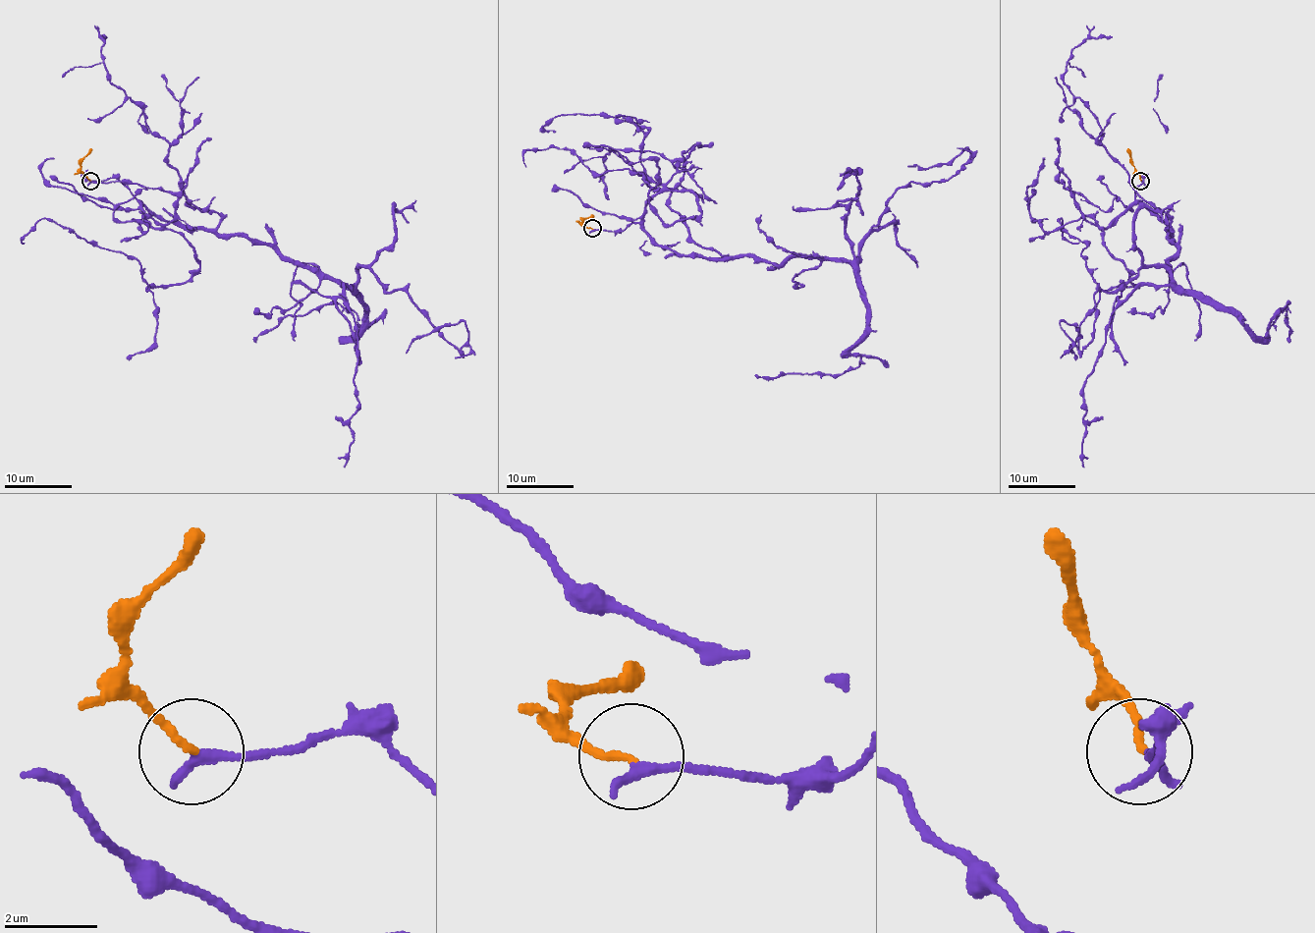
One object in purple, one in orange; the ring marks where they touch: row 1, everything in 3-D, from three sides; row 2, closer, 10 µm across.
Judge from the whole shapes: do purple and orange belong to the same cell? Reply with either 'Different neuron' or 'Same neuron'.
Same neuron

